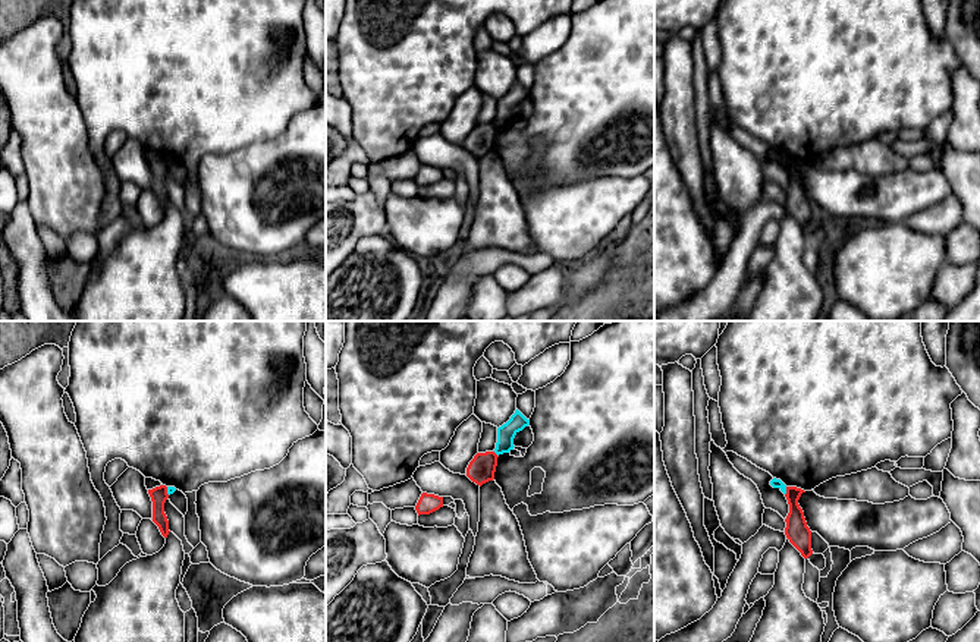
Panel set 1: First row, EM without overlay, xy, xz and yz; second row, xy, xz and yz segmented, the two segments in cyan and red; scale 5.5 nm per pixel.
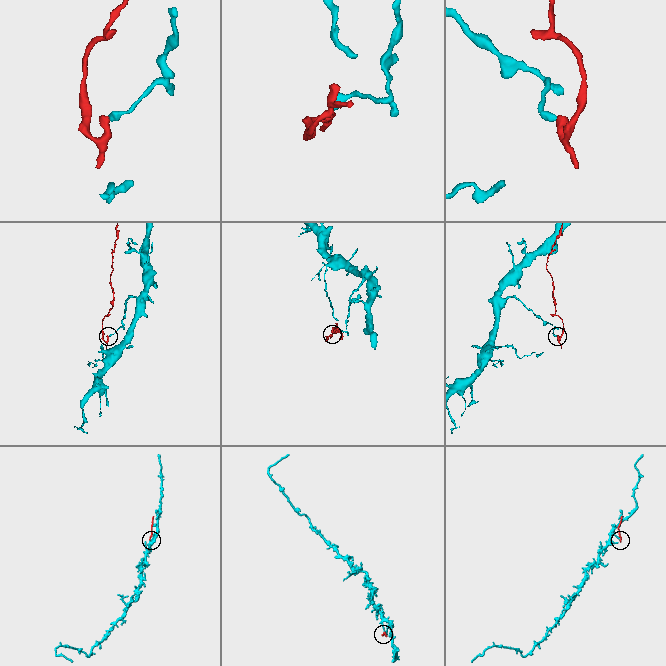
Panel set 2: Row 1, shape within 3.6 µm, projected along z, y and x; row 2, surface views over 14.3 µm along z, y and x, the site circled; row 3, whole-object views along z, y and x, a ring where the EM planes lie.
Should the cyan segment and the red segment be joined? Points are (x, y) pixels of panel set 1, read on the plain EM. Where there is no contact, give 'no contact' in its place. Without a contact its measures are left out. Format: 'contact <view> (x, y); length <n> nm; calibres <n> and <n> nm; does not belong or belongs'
contact yz (785, 163); length 50 nm; calibres 50 and 130 nm; does not belong

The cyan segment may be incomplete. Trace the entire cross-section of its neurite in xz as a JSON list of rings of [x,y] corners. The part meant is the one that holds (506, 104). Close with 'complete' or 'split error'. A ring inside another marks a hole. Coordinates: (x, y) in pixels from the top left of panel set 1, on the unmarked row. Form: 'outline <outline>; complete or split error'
outline [[[518,81],[511,88],[511,91],[497,100],[497,114],[494,125],[503,126],[513,122],[513,110],[515,107],[522,103],[525,98],[530,97],[530,91],[527,91]]]; complete

